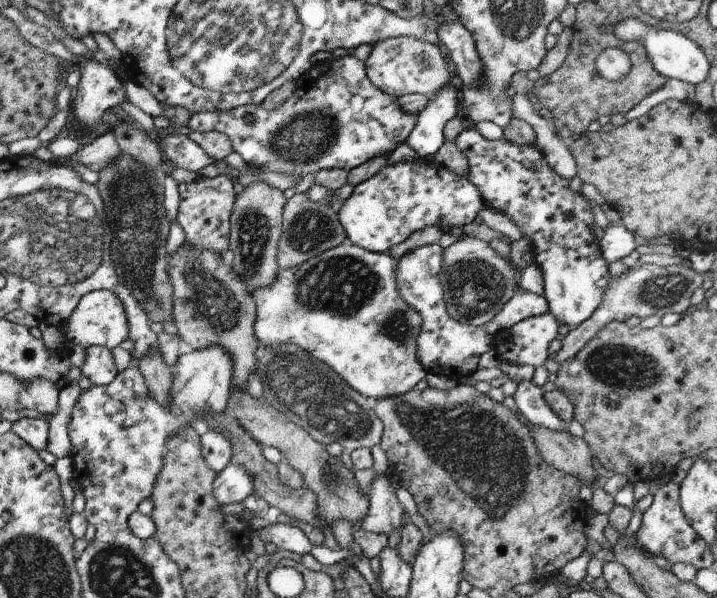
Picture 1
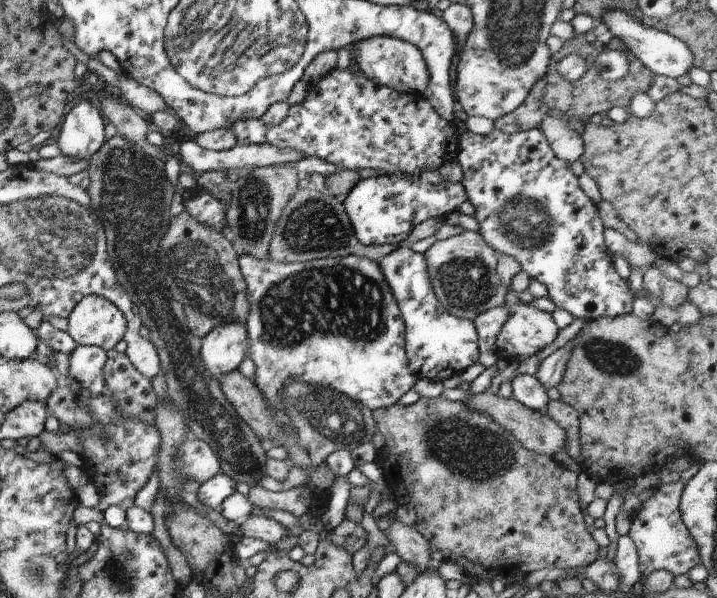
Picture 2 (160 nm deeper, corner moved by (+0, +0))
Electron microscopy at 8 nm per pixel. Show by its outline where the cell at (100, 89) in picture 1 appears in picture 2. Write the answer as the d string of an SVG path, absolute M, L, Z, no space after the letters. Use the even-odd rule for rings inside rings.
M89 100L79 102L60 123L55 144L60 154L78 161L88 159L105 141L101 116Z

